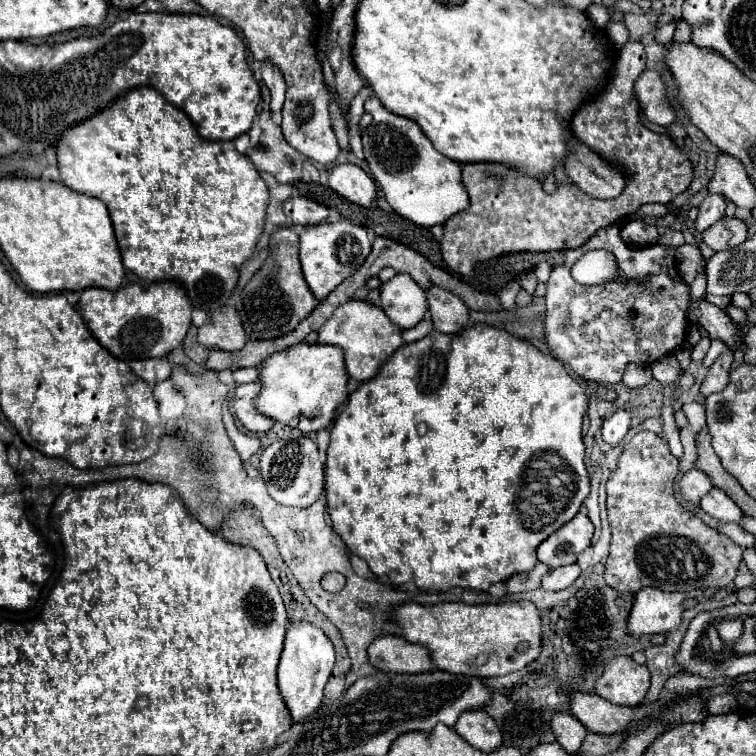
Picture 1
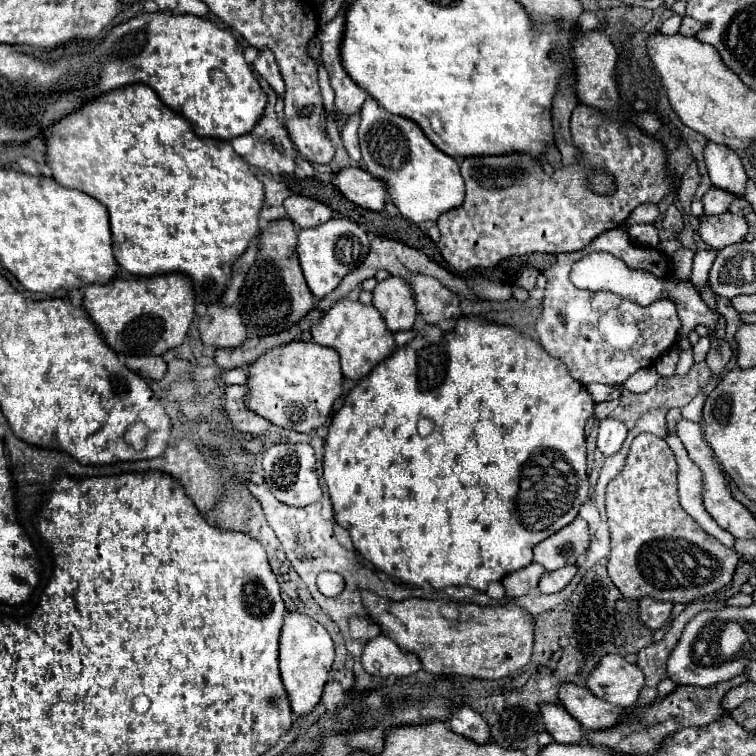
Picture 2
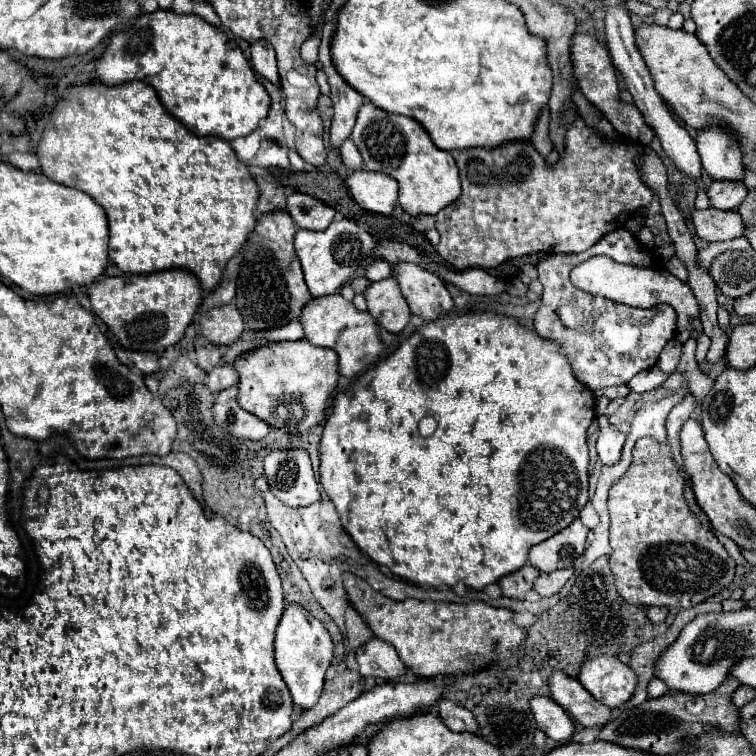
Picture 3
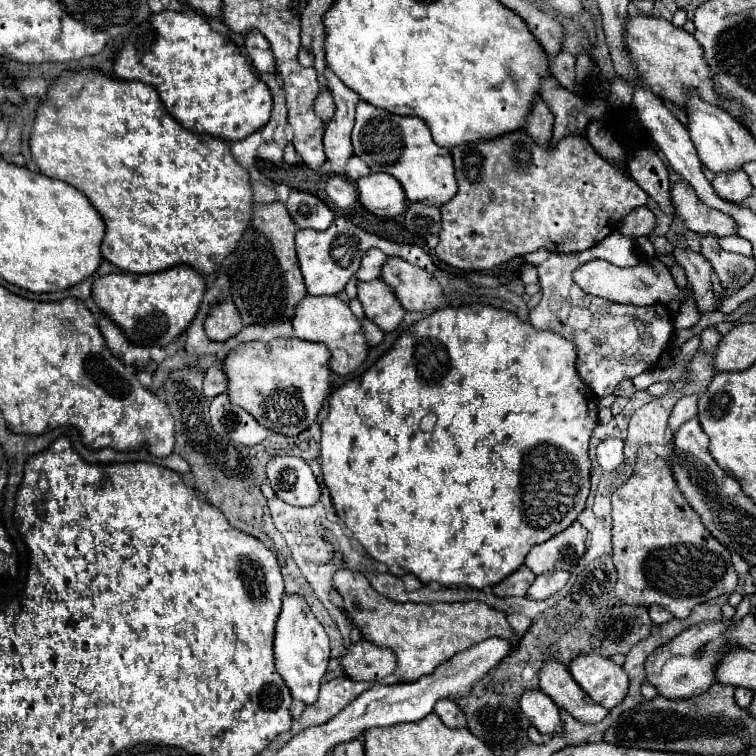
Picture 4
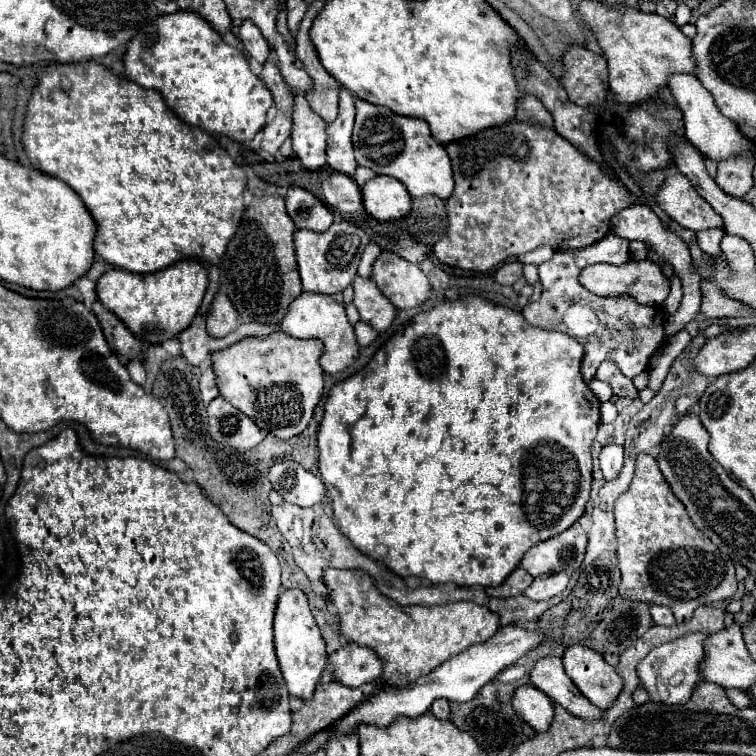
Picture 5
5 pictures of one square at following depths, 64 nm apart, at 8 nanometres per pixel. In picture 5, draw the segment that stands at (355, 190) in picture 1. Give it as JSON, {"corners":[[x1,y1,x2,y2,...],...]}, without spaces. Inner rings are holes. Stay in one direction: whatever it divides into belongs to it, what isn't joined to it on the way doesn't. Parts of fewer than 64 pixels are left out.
{"corners":[[374,176,362,186,364,208,378,220,398,220,412,210,408,190,392,176]]}

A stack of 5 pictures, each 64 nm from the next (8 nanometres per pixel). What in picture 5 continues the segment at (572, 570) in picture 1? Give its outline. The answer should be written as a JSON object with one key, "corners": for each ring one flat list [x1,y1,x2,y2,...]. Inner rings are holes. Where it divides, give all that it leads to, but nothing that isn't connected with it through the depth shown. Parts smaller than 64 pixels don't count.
{"corners":[[558,572,558,574,544,574,534,578,534,584,526,588,524,596,530,600,548,600,556,594,560,594,568,586,568,574]]}

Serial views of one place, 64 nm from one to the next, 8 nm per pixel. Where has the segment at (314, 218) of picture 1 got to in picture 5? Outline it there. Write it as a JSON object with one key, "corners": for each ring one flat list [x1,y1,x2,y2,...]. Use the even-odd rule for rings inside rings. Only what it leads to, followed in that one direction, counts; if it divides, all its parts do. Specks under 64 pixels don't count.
{"corners":[[288,188,286,210,298,228,326,232,326,228,334,222,332,212,316,196,302,188]]}

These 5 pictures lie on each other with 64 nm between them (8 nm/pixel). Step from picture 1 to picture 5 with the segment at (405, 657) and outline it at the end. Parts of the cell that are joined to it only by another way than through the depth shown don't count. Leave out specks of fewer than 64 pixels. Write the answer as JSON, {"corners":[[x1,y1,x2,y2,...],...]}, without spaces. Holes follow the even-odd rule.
{"corners":[[354,642,344,644,338,652,330,654,328,660,334,664,336,680,348,684,350,688,378,680,384,668,384,662,372,648]]}

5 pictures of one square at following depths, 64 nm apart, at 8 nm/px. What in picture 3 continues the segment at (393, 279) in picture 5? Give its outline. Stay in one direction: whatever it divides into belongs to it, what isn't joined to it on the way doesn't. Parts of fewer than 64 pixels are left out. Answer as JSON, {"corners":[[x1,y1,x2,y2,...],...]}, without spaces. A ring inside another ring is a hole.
{"corners":[[400,262,396,264,392,276,398,280,412,314,420,316,424,322,434,322,446,312,454,310,450,292,446,290,444,282,432,272,414,264]]}

